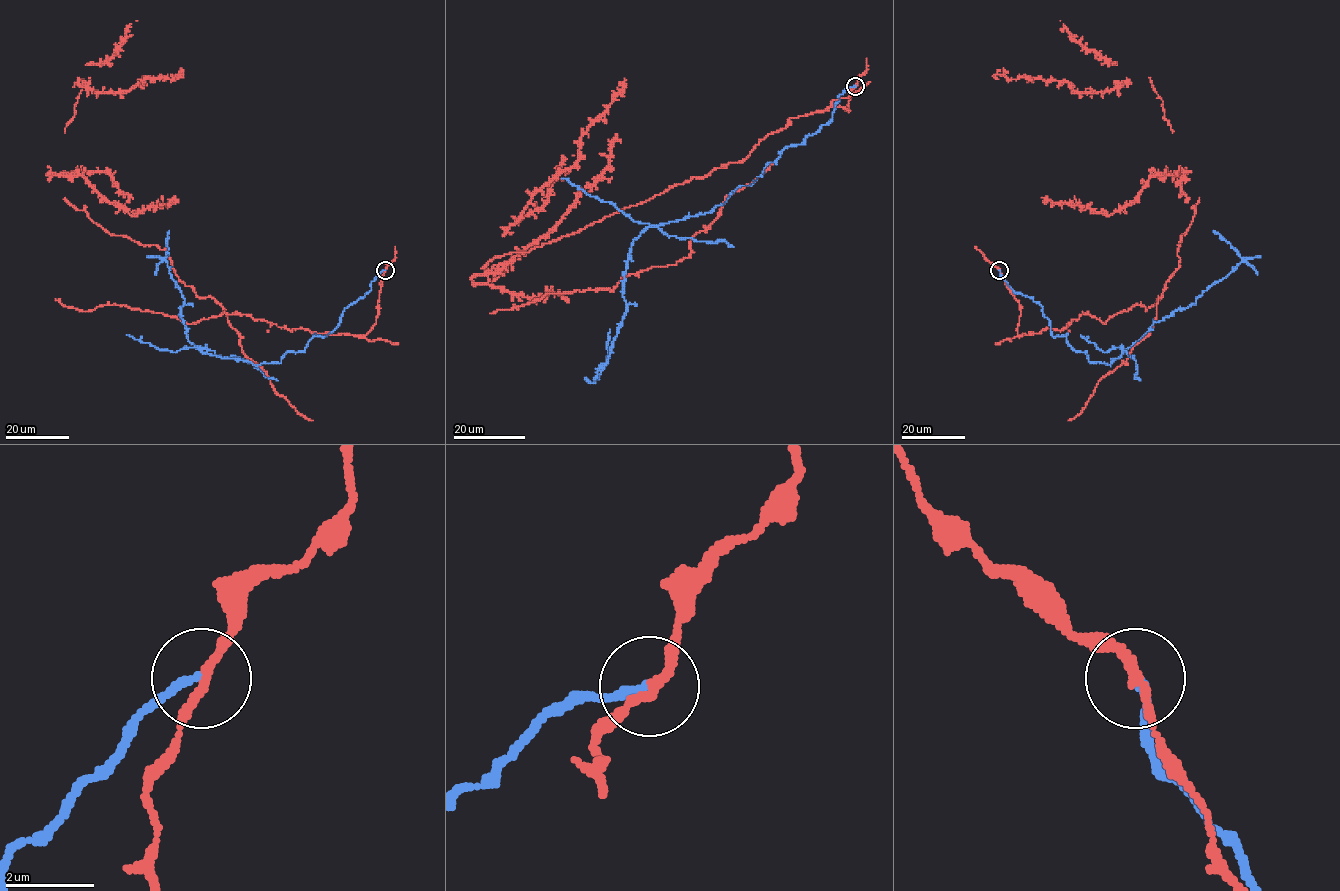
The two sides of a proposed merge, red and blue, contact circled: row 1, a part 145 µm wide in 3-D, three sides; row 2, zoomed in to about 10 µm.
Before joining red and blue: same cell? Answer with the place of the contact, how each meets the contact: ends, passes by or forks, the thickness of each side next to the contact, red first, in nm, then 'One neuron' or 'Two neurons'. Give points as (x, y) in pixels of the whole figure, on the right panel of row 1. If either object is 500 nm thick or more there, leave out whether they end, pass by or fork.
Place: (999, 270). At the ring red passes by. At the ring blue ends. Thickness 200 nm (red) against 200 nm. Two neurons

